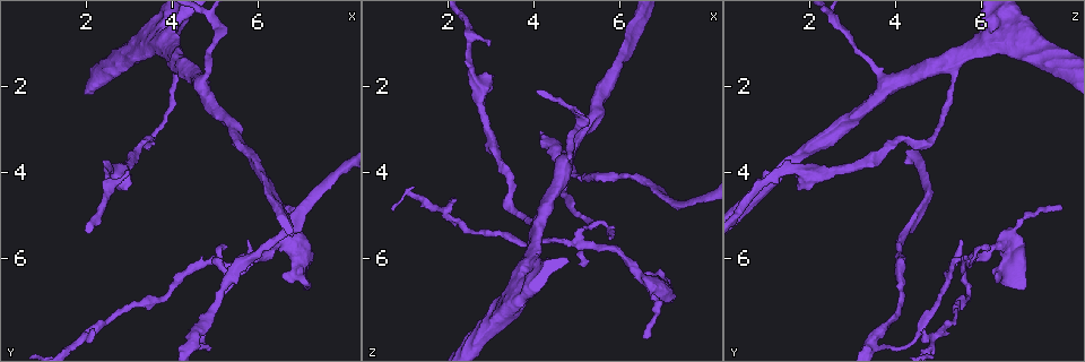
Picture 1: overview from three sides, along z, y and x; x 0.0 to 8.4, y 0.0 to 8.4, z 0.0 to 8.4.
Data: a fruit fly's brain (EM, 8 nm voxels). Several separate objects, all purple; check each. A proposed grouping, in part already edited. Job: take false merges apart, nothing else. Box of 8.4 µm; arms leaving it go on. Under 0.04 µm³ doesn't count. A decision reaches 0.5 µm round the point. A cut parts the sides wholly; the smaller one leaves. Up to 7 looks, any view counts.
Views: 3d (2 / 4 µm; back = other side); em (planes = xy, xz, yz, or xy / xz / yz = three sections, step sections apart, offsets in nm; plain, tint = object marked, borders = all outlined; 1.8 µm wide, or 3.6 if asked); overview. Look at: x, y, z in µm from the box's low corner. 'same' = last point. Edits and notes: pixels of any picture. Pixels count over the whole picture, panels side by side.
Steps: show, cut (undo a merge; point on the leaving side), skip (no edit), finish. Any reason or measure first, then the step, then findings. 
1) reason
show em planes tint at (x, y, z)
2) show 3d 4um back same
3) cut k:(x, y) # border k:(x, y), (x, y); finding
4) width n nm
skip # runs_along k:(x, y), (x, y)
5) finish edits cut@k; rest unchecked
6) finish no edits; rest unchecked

a fork
show 3d 4um at (6.85, 5.65, 6.70)

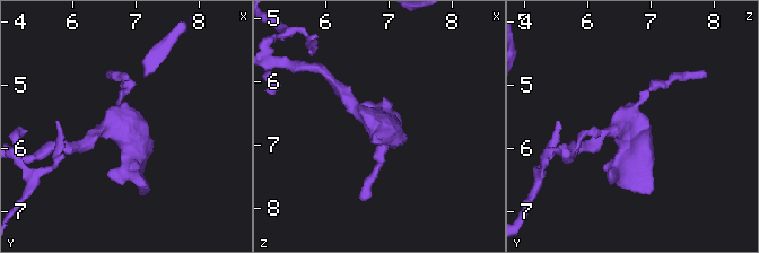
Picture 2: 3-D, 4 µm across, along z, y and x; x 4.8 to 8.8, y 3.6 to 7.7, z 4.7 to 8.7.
shape alone is not enough
show em planes plain at (6.85, 5.60, 6.65)

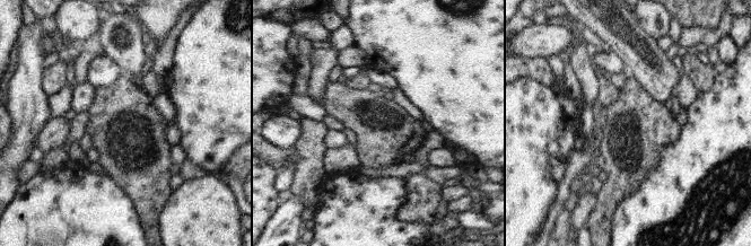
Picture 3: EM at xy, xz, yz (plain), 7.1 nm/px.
see the neighbours
show em planes borders same

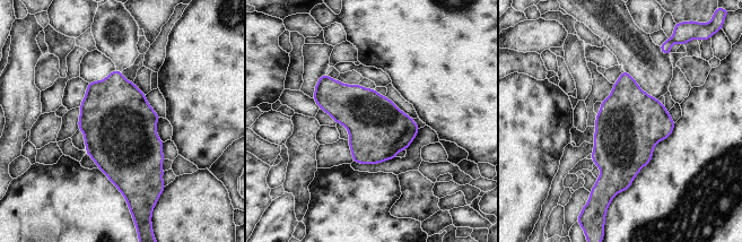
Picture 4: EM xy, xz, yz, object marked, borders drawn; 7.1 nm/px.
width 420 nm
skip # all the same neuron

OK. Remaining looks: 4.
side arm on a straight run
show em planes tint at (5.05, 6.10, 5.60)

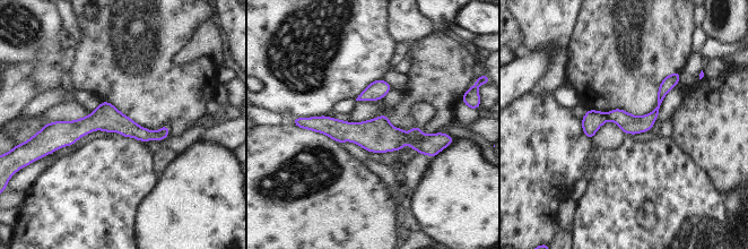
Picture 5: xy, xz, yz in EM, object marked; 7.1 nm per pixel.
cut 5:(592, 120) # border 5:(607, 114), (608, 119); a second neuron is stuck on

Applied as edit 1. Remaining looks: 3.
finish edits cut@5; rest unchecked

